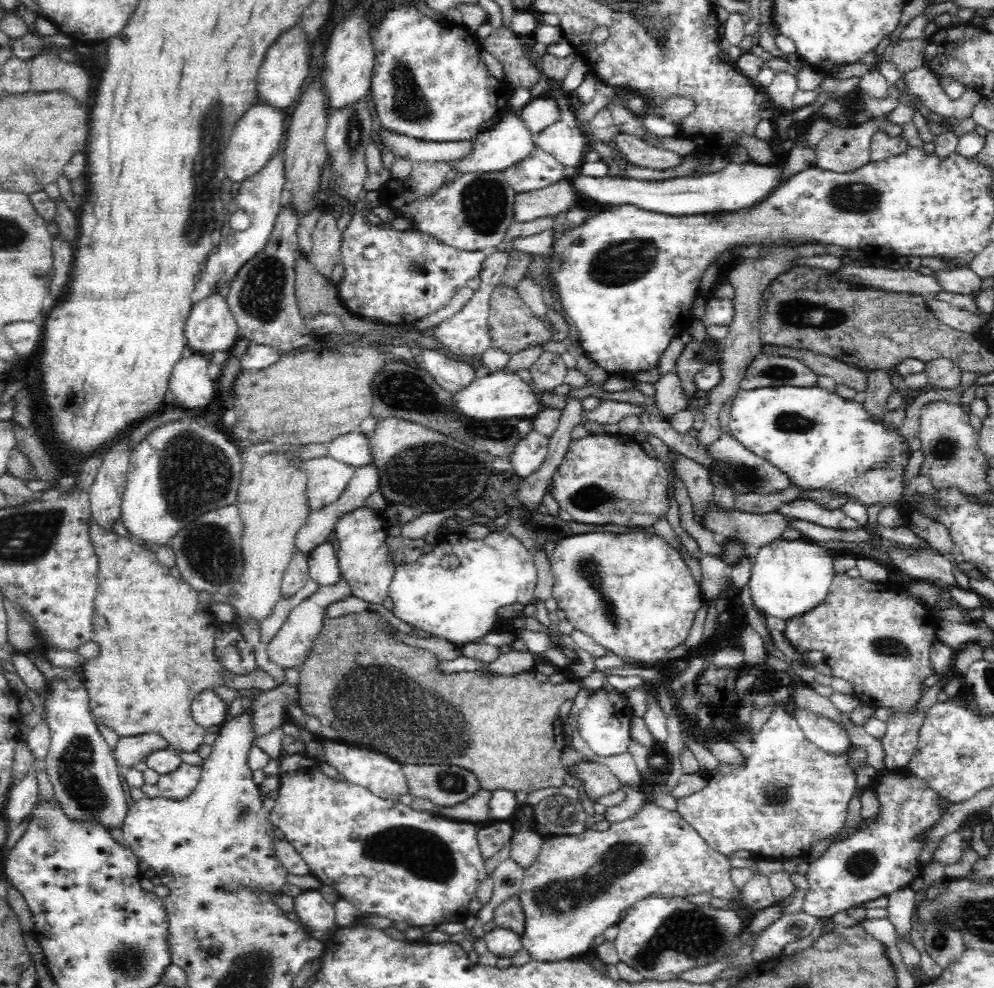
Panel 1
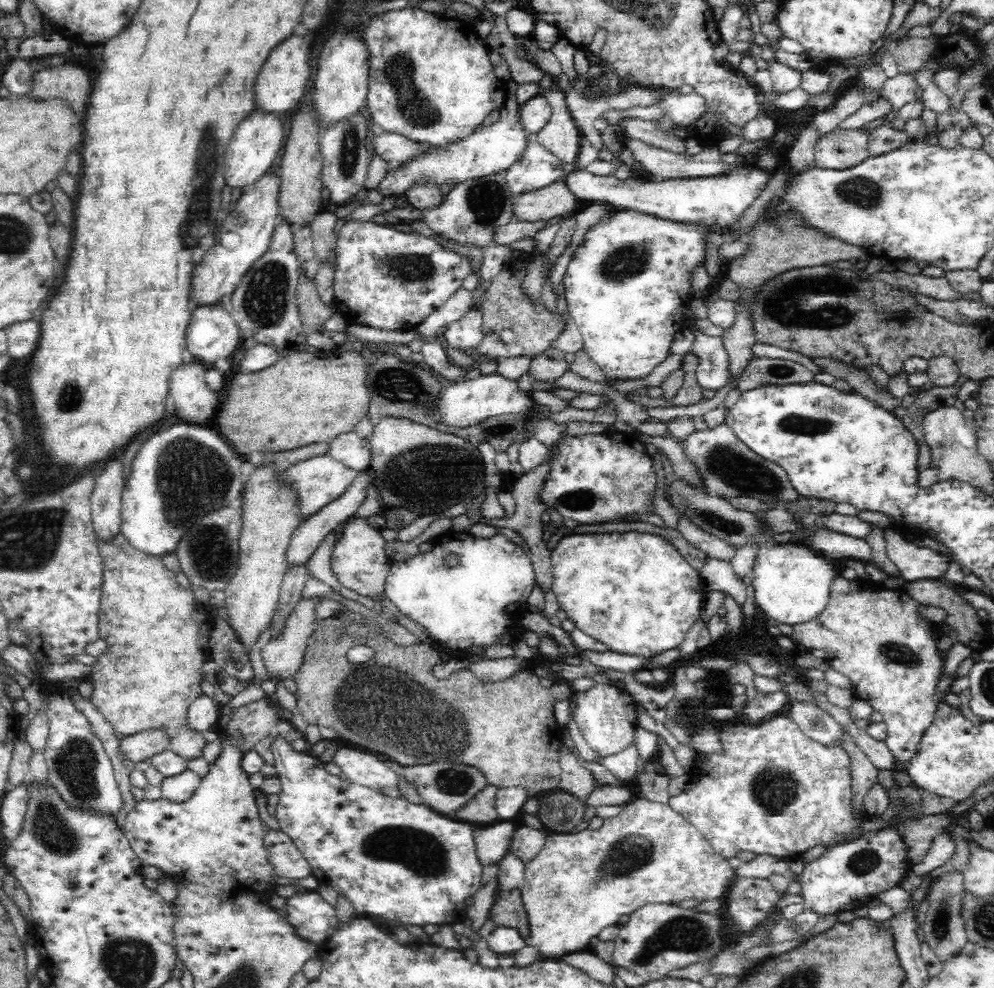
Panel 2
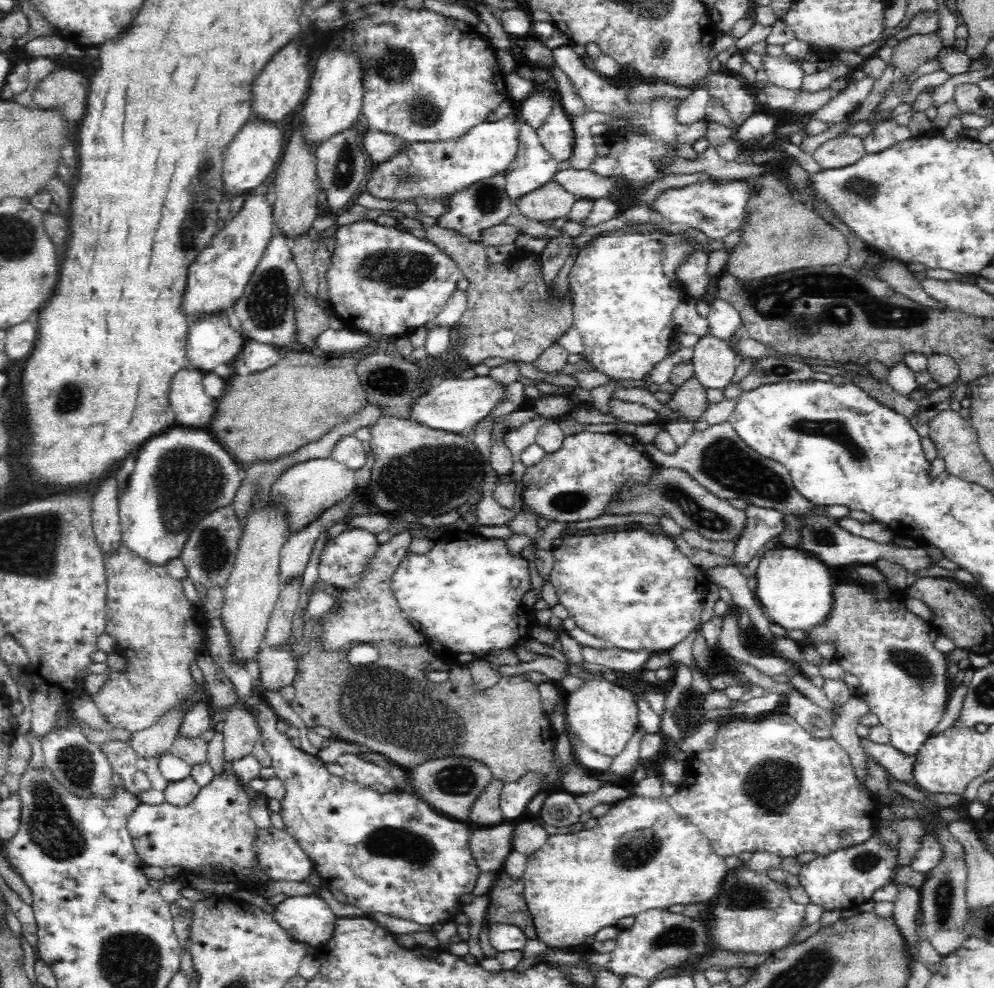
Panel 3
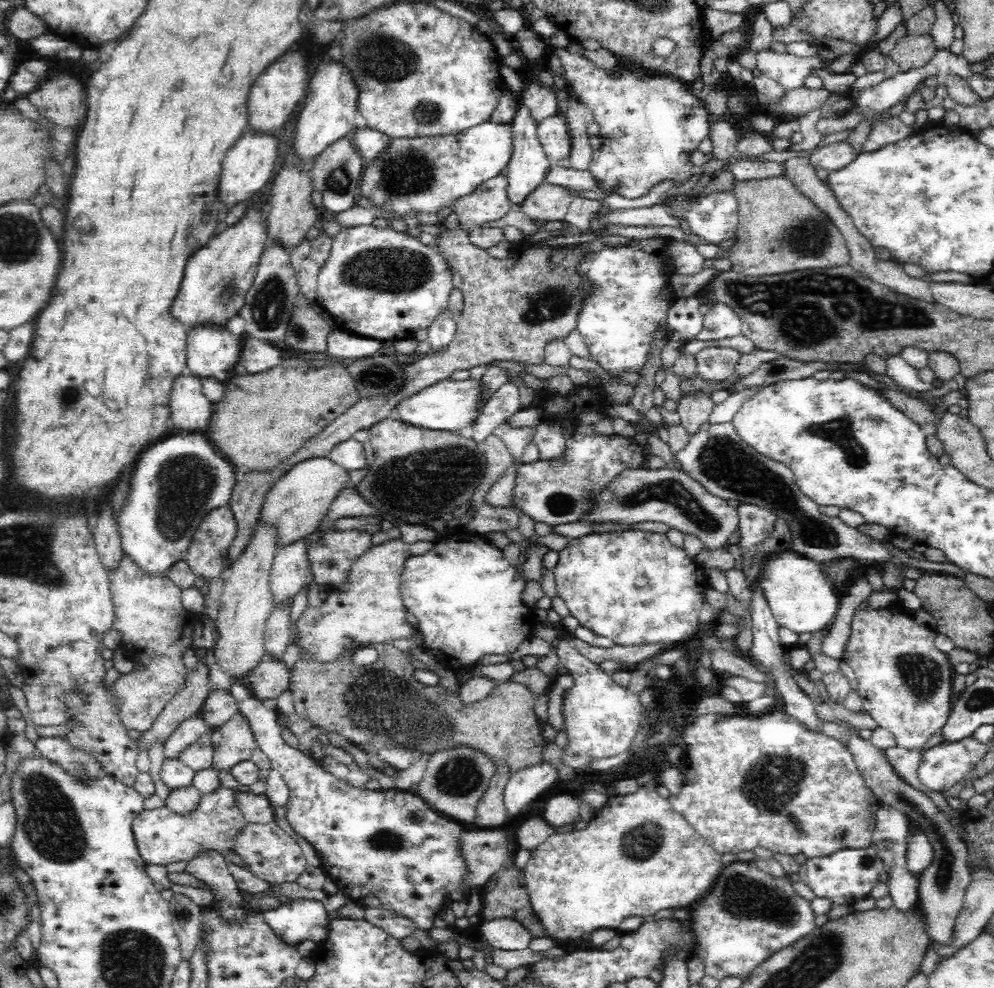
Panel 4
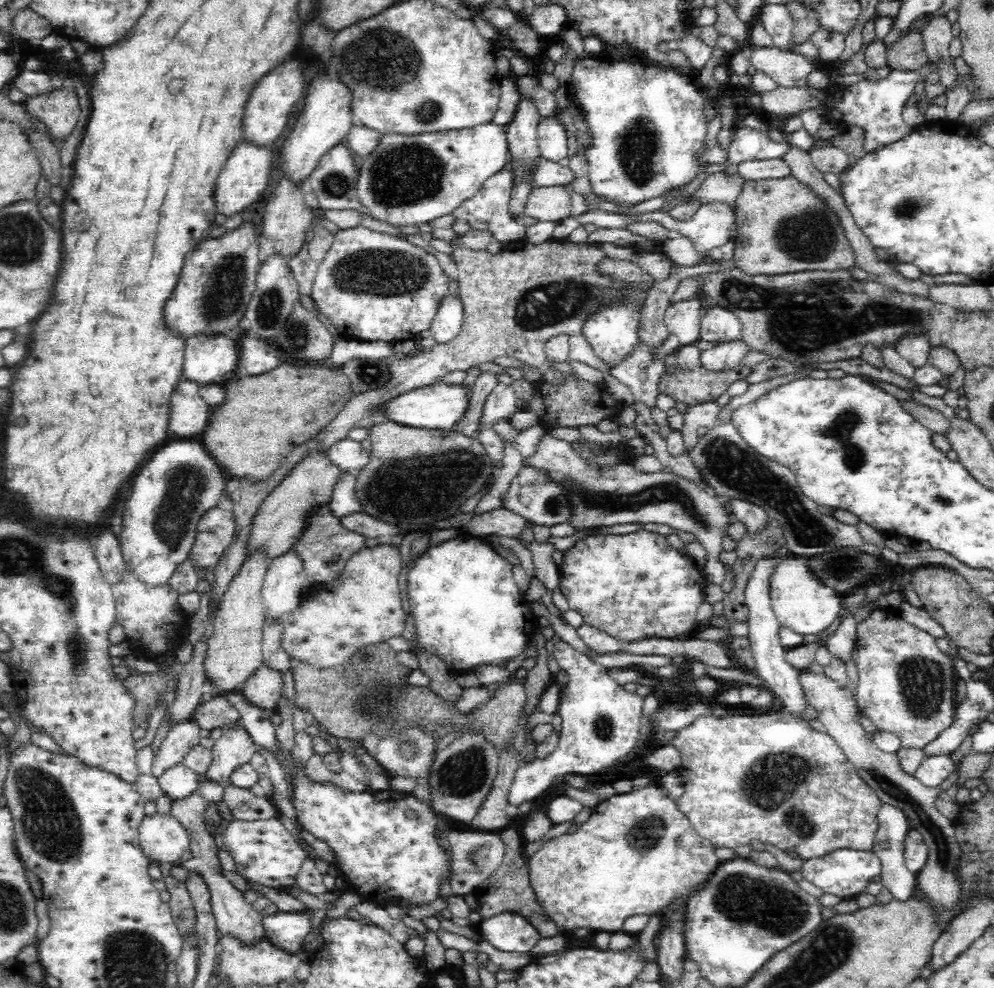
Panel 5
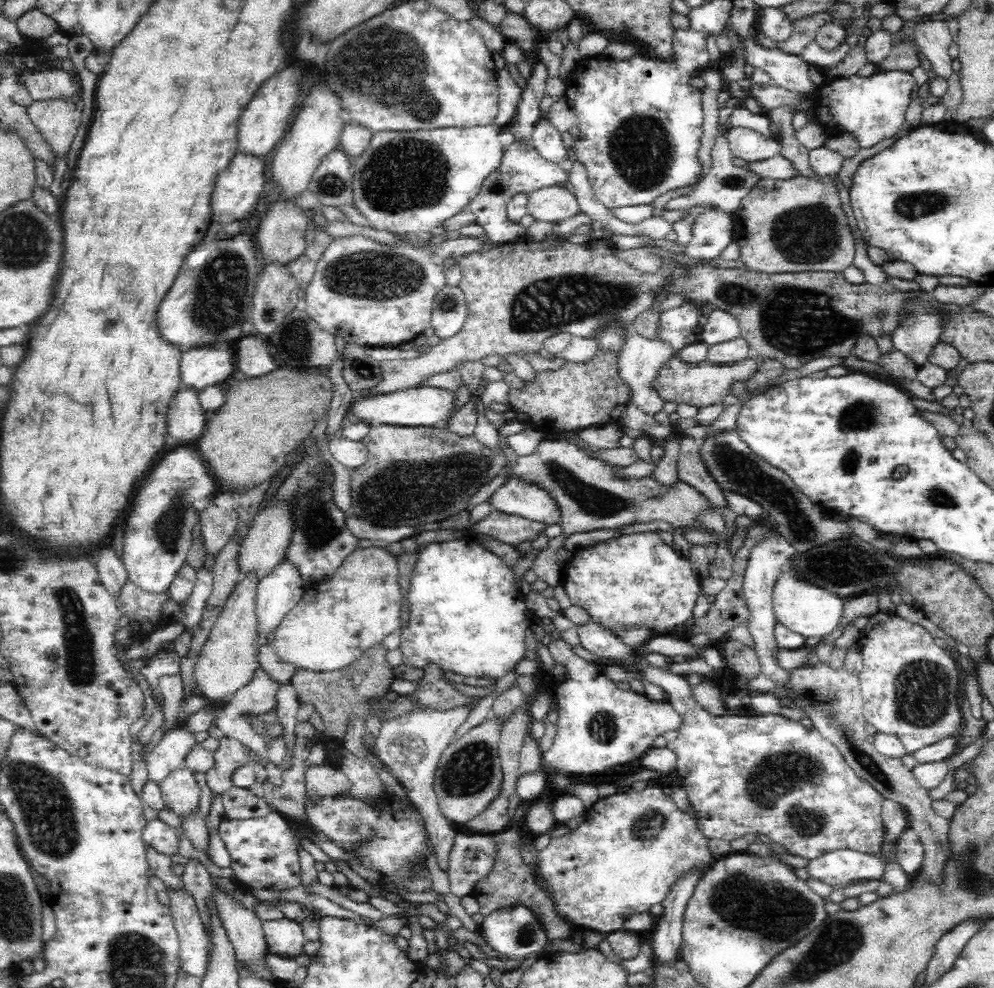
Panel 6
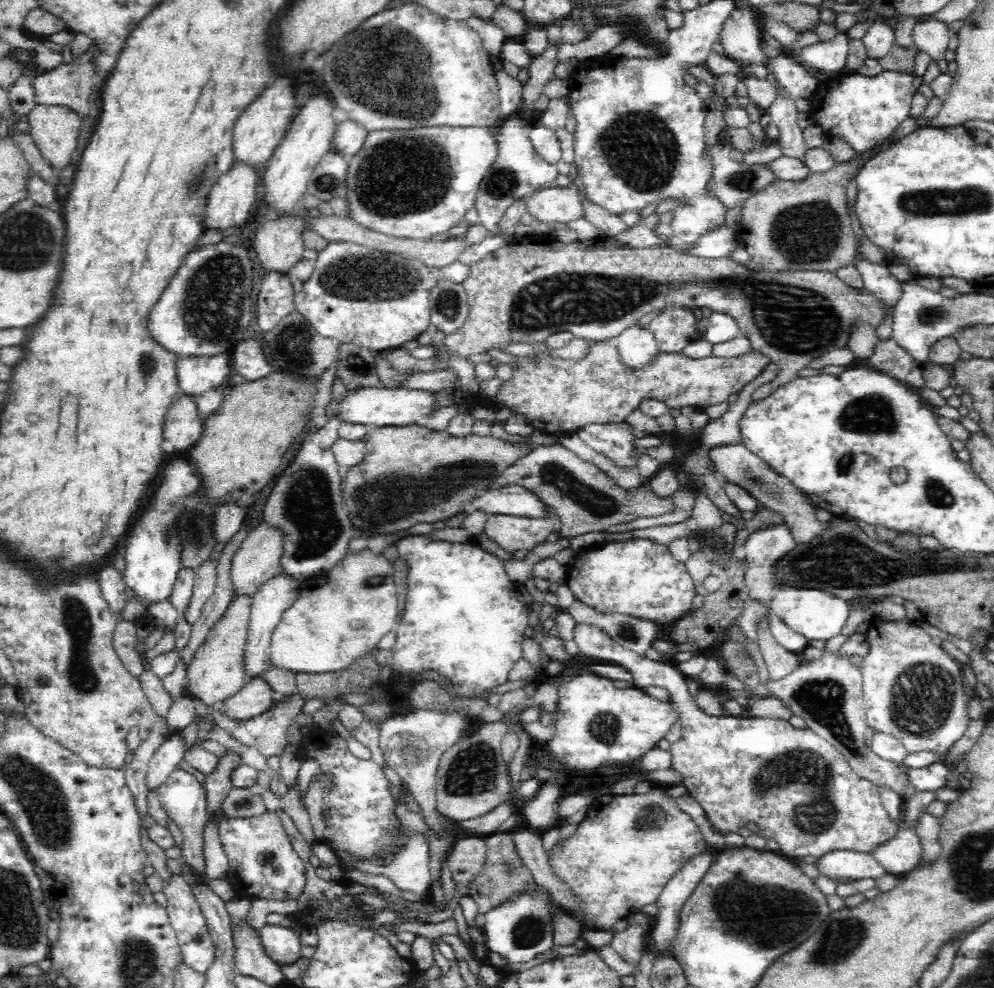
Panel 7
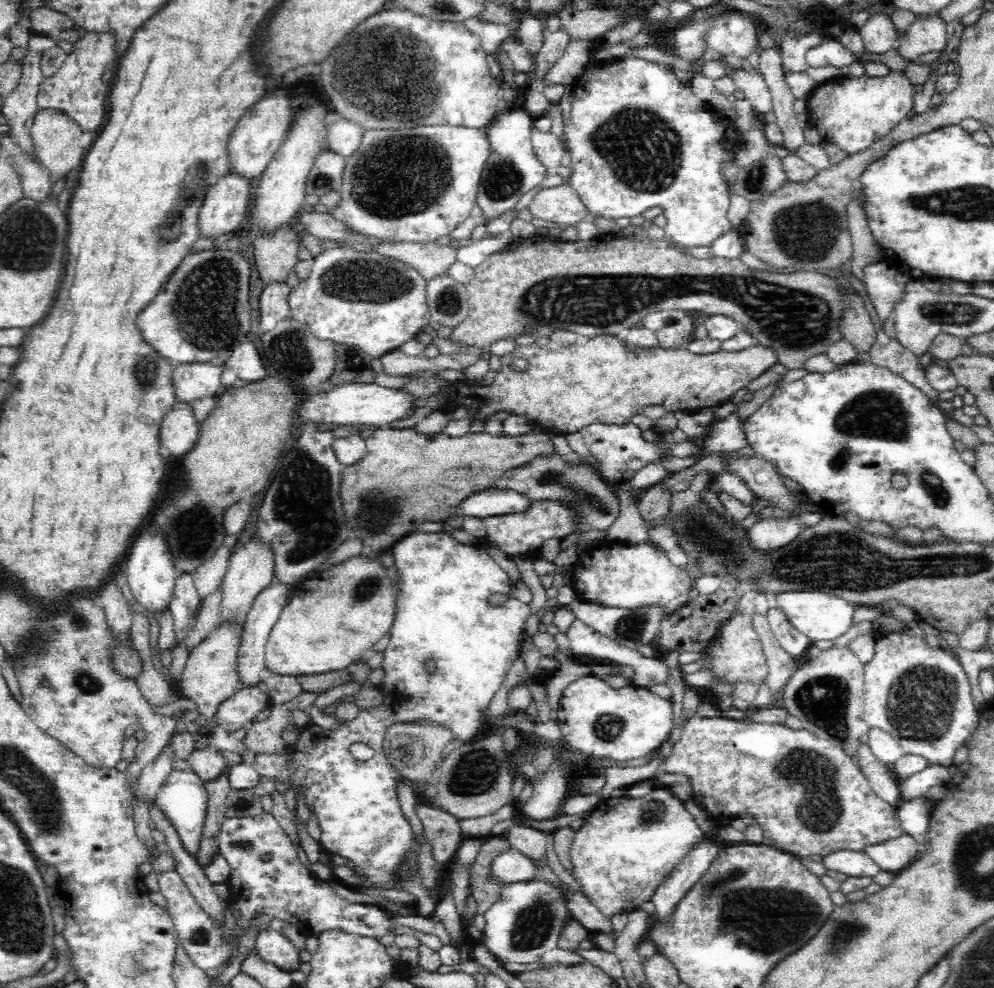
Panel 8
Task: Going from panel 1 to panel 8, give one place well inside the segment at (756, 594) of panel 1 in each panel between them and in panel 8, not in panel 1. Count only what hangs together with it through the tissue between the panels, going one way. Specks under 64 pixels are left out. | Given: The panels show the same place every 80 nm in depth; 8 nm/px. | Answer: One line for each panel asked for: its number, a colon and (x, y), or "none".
2: (791, 582)
3: (796, 590)
4: (801, 600)
5: (800, 603)
6: (805, 609)
7: (816, 614)
8: (821, 616)

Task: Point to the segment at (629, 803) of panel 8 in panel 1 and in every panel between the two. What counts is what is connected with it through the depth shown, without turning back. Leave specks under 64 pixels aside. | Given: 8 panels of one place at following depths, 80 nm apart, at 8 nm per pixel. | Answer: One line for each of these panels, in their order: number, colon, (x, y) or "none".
1: (581, 884)
2: (578, 884)
3: (641, 856)
4: (637, 857)
5: (637, 852)
6: (630, 848)
7: (627, 847)

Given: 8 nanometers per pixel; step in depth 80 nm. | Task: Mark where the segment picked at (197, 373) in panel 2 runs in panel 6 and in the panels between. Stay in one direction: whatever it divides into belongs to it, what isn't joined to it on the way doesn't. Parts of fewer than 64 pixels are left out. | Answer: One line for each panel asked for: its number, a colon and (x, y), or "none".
3: (192, 408)
4: (191, 411)
5: (188, 414)
6: (186, 419)

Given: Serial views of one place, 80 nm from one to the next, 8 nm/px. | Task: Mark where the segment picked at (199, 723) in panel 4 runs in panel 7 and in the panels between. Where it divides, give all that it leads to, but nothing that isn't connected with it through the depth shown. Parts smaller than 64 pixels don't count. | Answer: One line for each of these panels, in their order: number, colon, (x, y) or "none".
5: (181, 738)
6: (169, 754)
7: (165, 760)

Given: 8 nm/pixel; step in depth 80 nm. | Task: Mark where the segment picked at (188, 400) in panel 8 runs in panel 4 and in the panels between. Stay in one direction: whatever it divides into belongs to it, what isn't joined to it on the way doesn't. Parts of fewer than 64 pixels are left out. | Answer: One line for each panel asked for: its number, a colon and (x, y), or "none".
4: (209, 350)
5: (206, 359)
6: (200, 367)
7: (195, 376)

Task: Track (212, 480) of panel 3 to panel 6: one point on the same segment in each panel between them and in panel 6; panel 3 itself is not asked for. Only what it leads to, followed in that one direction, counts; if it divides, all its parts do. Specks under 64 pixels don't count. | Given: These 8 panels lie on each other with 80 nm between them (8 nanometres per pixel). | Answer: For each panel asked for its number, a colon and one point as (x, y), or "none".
4: (177, 482)
5: (169, 495)
6: (158, 532)

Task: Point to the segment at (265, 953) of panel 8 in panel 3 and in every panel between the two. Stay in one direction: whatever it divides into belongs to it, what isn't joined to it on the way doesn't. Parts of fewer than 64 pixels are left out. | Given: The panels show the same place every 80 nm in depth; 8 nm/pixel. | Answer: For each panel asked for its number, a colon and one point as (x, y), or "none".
3: (307, 919)
4: (303, 919)
5: (287, 932)
6: (285, 939)
7: (281, 945)

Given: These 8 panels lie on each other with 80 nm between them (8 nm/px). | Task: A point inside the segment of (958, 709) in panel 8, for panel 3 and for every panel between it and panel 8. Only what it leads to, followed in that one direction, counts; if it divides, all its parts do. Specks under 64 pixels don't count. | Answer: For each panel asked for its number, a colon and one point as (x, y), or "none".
3: (902, 675)
4: (905, 683)
5: (906, 685)
6: (912, 688)
7: (913, 690)

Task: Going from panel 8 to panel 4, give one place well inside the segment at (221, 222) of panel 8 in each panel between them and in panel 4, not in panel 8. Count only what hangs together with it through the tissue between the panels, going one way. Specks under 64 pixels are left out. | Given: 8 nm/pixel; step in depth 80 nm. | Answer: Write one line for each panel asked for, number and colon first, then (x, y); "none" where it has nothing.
4: (249, 164)
5: (244, 177)
6: (235, 192)
7: (229, 202)

